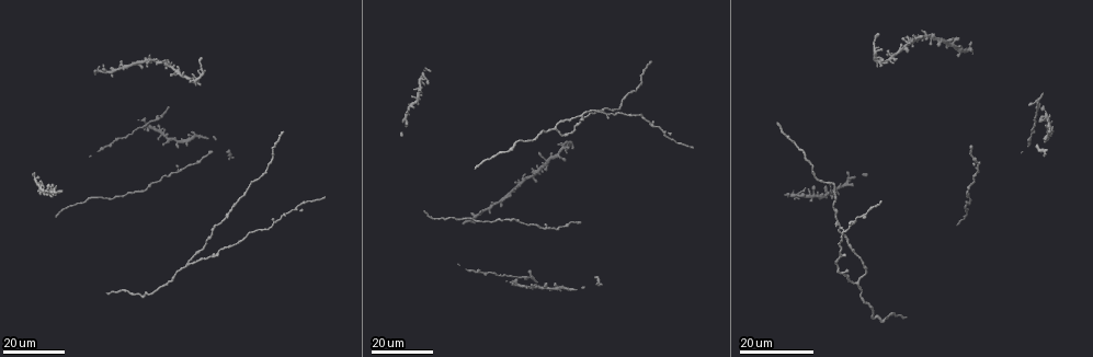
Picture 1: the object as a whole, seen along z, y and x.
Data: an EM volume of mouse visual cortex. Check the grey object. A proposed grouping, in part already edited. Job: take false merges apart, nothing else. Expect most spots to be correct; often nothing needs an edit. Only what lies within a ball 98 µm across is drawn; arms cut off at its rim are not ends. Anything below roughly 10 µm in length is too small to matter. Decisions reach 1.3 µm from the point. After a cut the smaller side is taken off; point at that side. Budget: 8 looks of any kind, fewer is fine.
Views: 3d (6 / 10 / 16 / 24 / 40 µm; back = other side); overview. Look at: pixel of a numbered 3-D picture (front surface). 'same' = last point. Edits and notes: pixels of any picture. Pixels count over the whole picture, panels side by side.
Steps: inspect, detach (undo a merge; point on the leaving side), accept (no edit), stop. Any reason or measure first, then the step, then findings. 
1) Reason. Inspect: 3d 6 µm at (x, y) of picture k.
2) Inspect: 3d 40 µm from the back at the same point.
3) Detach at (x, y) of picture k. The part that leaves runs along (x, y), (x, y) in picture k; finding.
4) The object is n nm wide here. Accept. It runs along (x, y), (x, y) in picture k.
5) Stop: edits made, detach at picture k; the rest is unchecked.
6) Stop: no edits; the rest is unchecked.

Calibre changes. Inspect: 3d 24 µm at (215, 224) of picture 1.

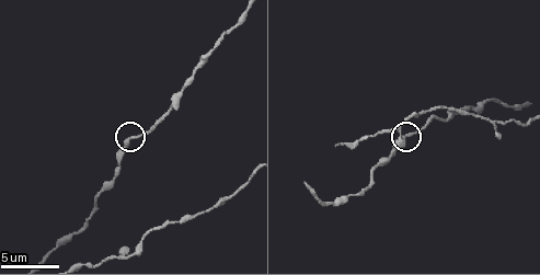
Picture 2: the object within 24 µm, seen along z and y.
Inspect: 3d 10 µm at (405, 135) of picture 2.

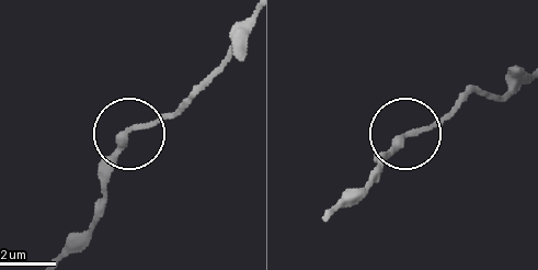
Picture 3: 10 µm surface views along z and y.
Accept. It runs along (525, 77), (496, 96), (468, 93), (407, 132), (371, 173) in picture 3; one neuron here.

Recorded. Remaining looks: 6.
Inspect: 3d 24 µm at (620, 105) of picture 1.

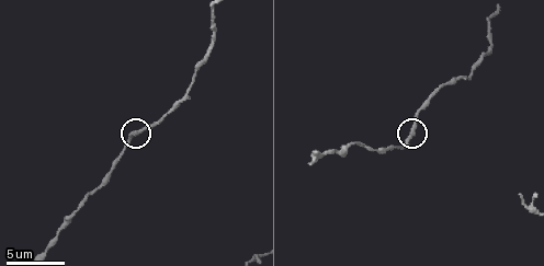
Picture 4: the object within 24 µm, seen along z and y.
Inspect: 3d 6 µm at (407, 140) of picture 4.

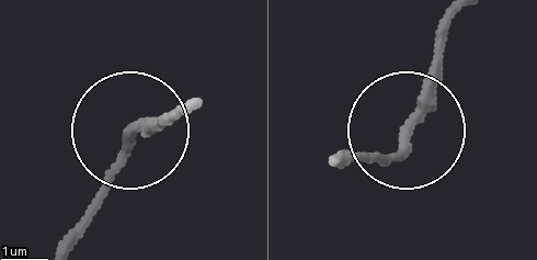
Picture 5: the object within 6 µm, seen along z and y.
The side arm is 29 µm long. Accept. Continuous, no second neuron.

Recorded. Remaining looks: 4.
Three arms meet. Inspect: 3d 24 µm at (555, 125) of picture 1.

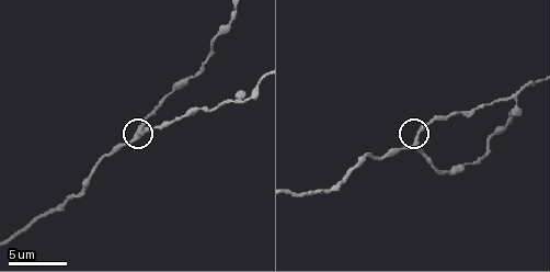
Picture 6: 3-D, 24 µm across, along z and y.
Inspect: 3d 6 µm at (416, 141) of picture 6.

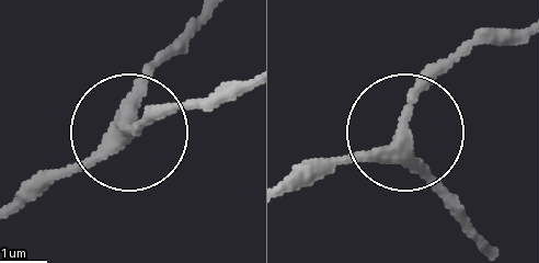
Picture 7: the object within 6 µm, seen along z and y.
Inspect: 3d 6 µm from the back at (403, 130) of picture 7.

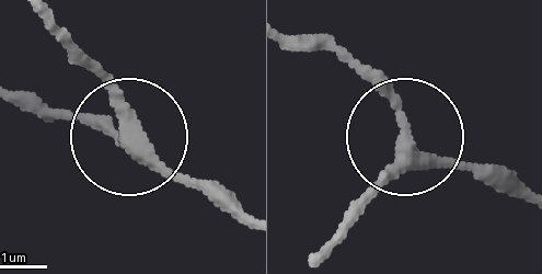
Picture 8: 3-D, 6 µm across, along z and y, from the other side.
The object is 300 nm wide here. Accept. It runs along (313, 253), (407, 147), (477, 167), (509, 194) in picture 8; continuous, no second neuron.

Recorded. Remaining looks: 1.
Stop: no edits; the rest is unchecked.

